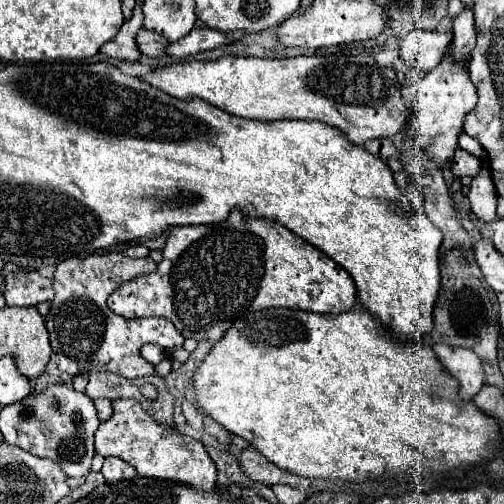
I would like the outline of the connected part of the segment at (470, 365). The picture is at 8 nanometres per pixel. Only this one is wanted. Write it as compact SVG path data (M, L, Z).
M432 344L432 350L444 370L458 380L458 396L464 402L470 402L472 396L484 386L484 370L482 362L470 348L450 348L448 344Z

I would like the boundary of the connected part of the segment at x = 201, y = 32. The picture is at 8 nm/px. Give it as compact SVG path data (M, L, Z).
M202 26L202 28L194 28L182 40L172 42L166 52L170 56L174 56L174 58L186 58L190 54L212 50L212 48L218 48L222 44L228 44L228 36L226 34L222 34L218 30L210 30L208 26Z

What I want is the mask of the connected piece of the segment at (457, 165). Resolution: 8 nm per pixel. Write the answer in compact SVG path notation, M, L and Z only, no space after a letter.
M458 148L454 158L452 158L452 174L462 178L462 176L478 176L480 172L480 158L468 154L466 150Z

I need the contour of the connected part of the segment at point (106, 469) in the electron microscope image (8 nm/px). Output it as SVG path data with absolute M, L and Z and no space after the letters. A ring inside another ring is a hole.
M110 456L110 458L104 460L102 474L104 474L104 478L108 482L114 482L114 480L130 480L130 478L134 478L136 470L130 464L126 464L124 460Z

